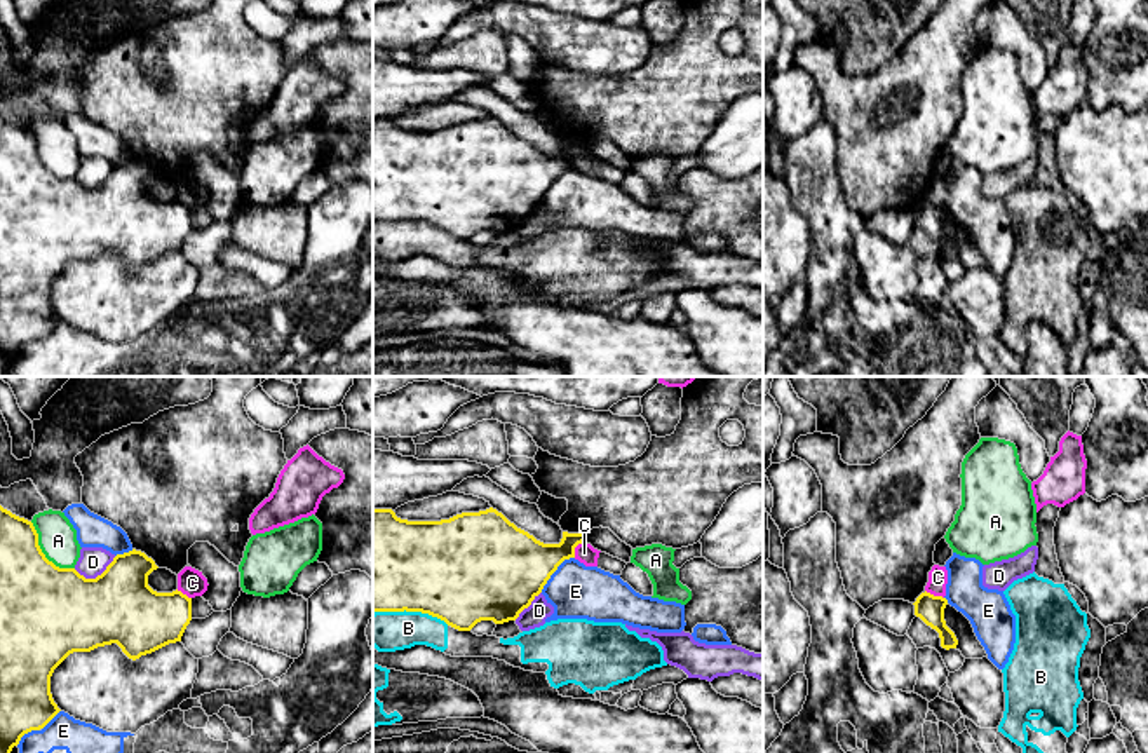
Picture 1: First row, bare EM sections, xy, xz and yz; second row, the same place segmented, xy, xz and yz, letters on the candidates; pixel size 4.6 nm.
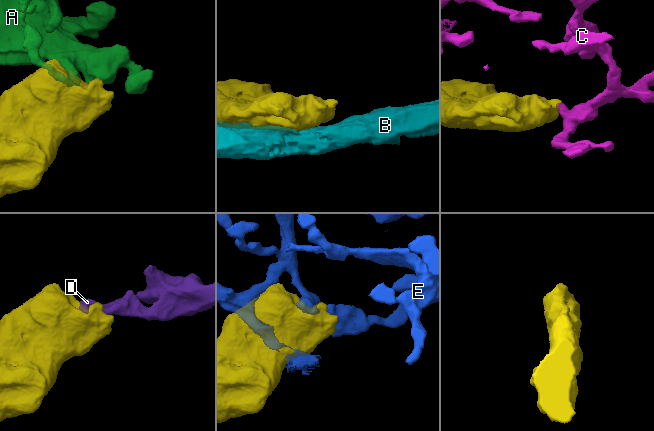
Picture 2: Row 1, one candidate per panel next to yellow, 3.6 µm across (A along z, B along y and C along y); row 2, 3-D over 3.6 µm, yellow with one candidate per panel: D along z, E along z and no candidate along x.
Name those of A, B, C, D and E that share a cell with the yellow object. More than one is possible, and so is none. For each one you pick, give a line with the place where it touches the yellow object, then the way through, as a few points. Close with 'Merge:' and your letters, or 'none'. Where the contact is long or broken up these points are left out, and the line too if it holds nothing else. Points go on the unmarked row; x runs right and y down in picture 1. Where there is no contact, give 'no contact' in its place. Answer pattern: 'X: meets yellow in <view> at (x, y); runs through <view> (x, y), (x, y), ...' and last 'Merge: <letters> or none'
Merge: none

